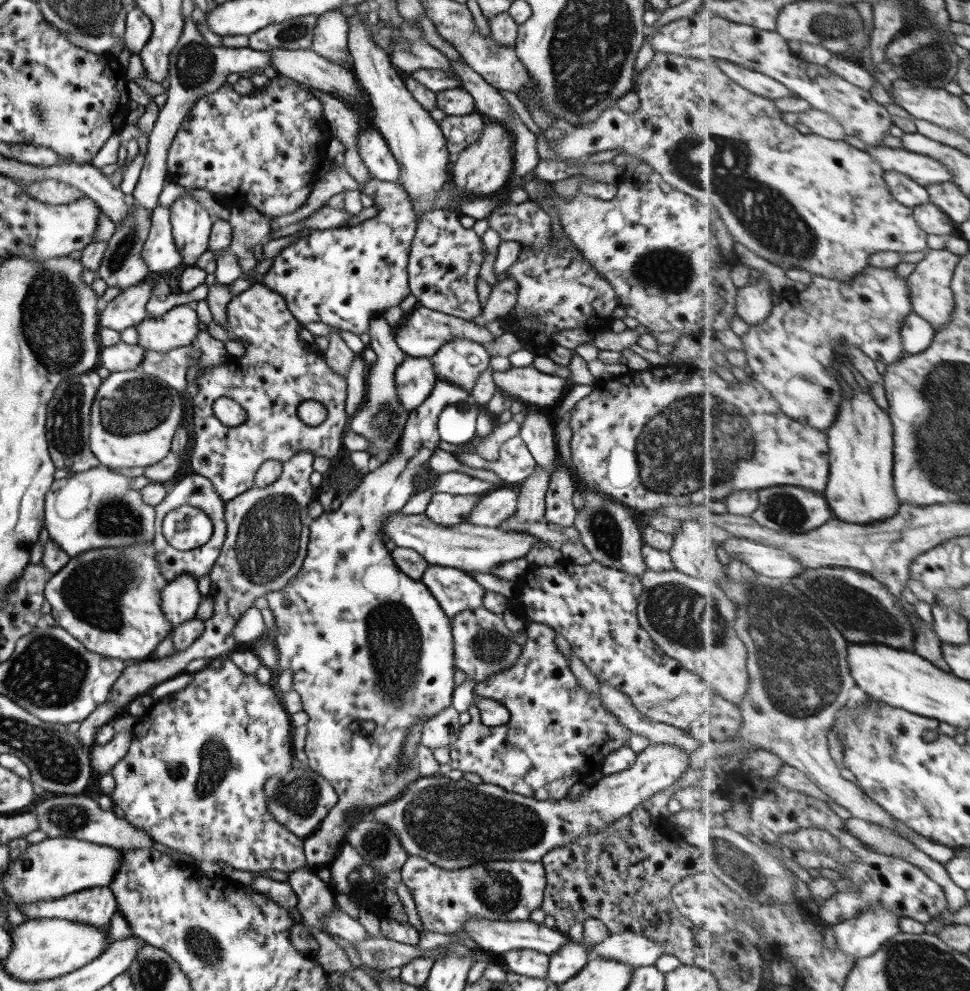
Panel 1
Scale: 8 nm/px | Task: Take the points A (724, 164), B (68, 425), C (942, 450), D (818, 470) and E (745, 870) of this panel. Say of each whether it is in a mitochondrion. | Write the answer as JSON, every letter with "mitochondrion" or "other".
{"A":"mitochondrion","B":"mitochondrion","C":"mitochondrion","D":"other","E":"mitochondrion"}

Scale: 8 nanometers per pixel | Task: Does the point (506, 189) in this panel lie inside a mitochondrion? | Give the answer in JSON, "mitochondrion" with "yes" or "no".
{"mitochondrion":"no"}

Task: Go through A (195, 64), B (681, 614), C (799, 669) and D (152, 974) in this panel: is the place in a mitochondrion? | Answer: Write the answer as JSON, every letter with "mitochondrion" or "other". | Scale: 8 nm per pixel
{"A":"mitochondrion","B":"mitochondrion","C":"mitochondrion","D":"mitochondrion"}

